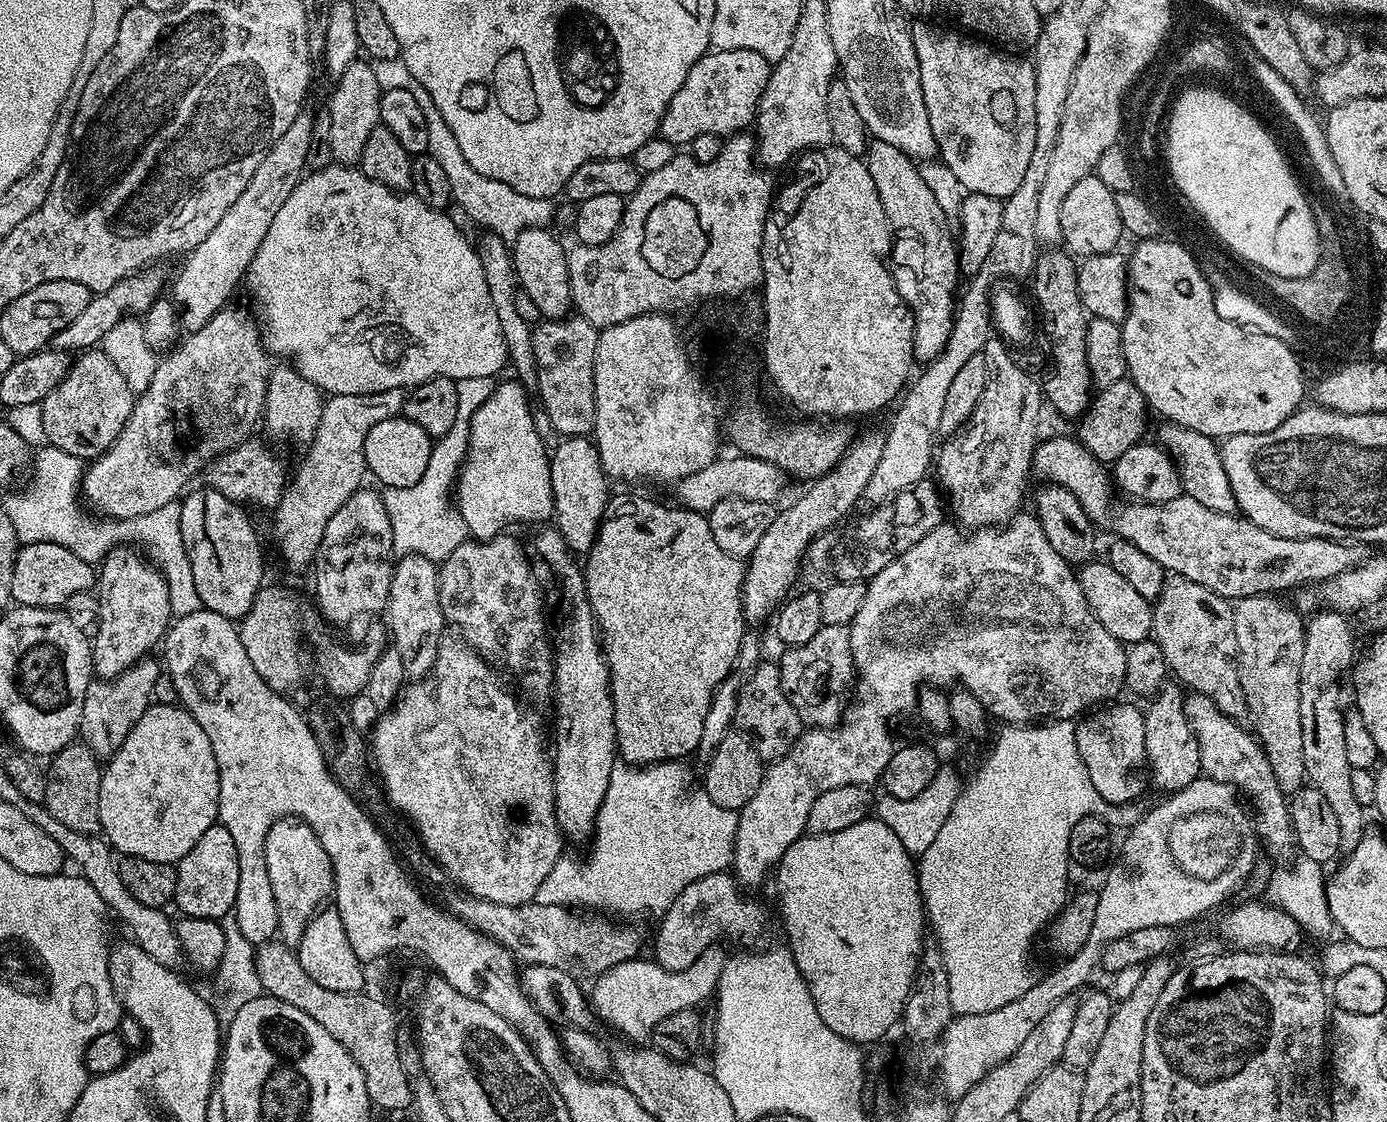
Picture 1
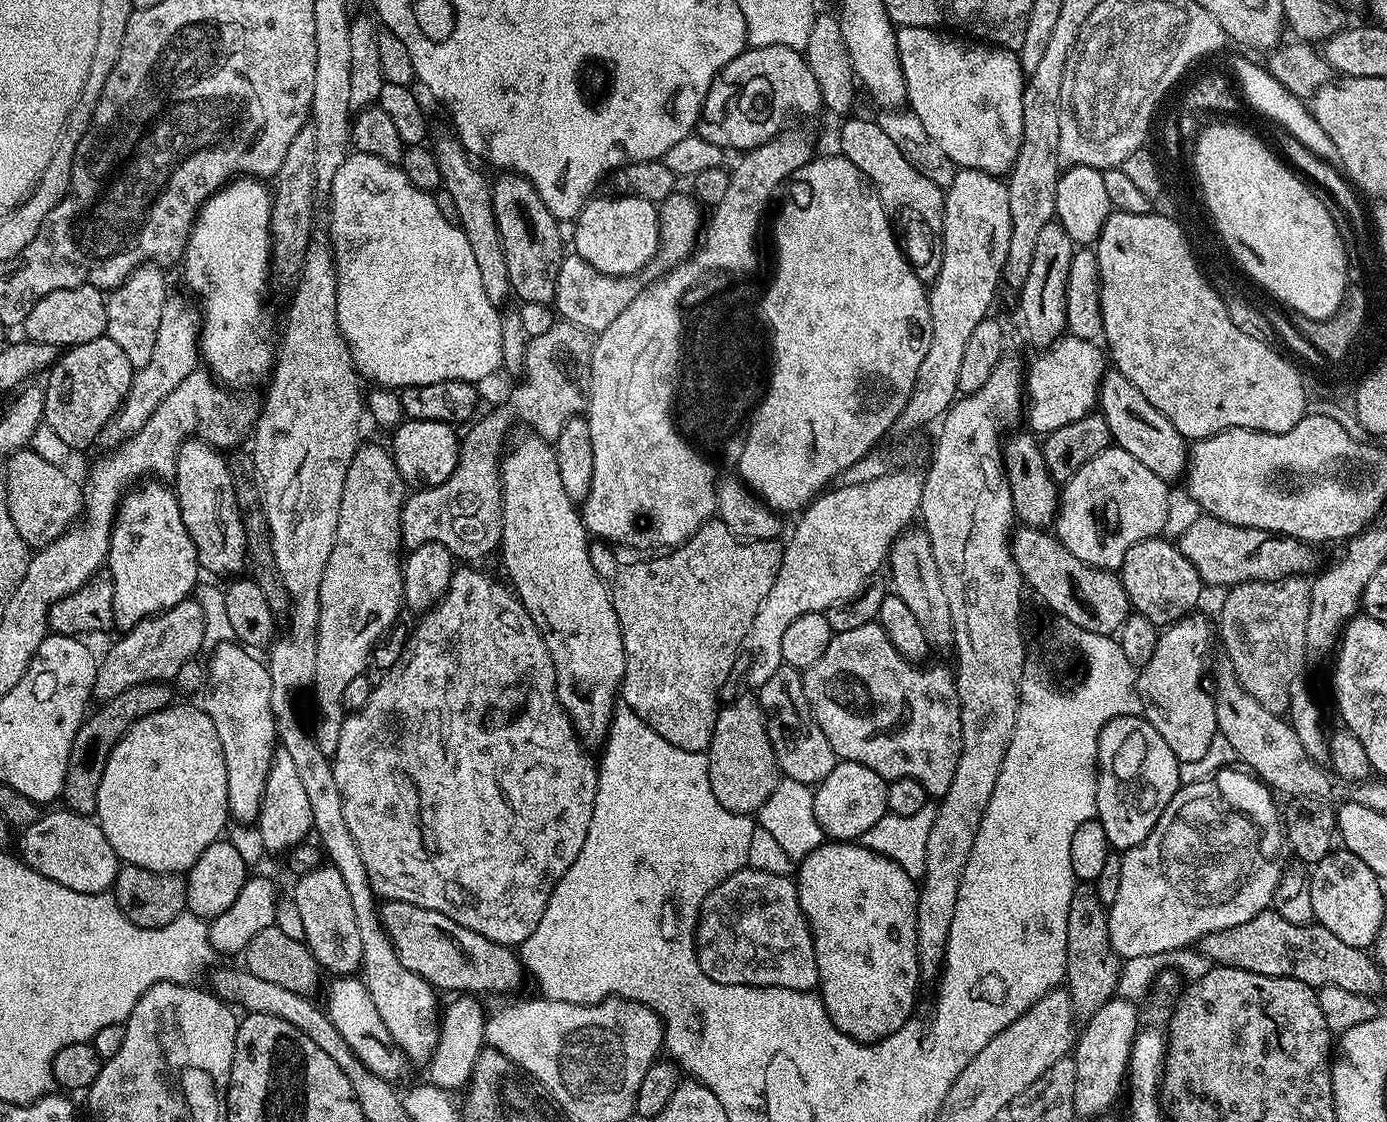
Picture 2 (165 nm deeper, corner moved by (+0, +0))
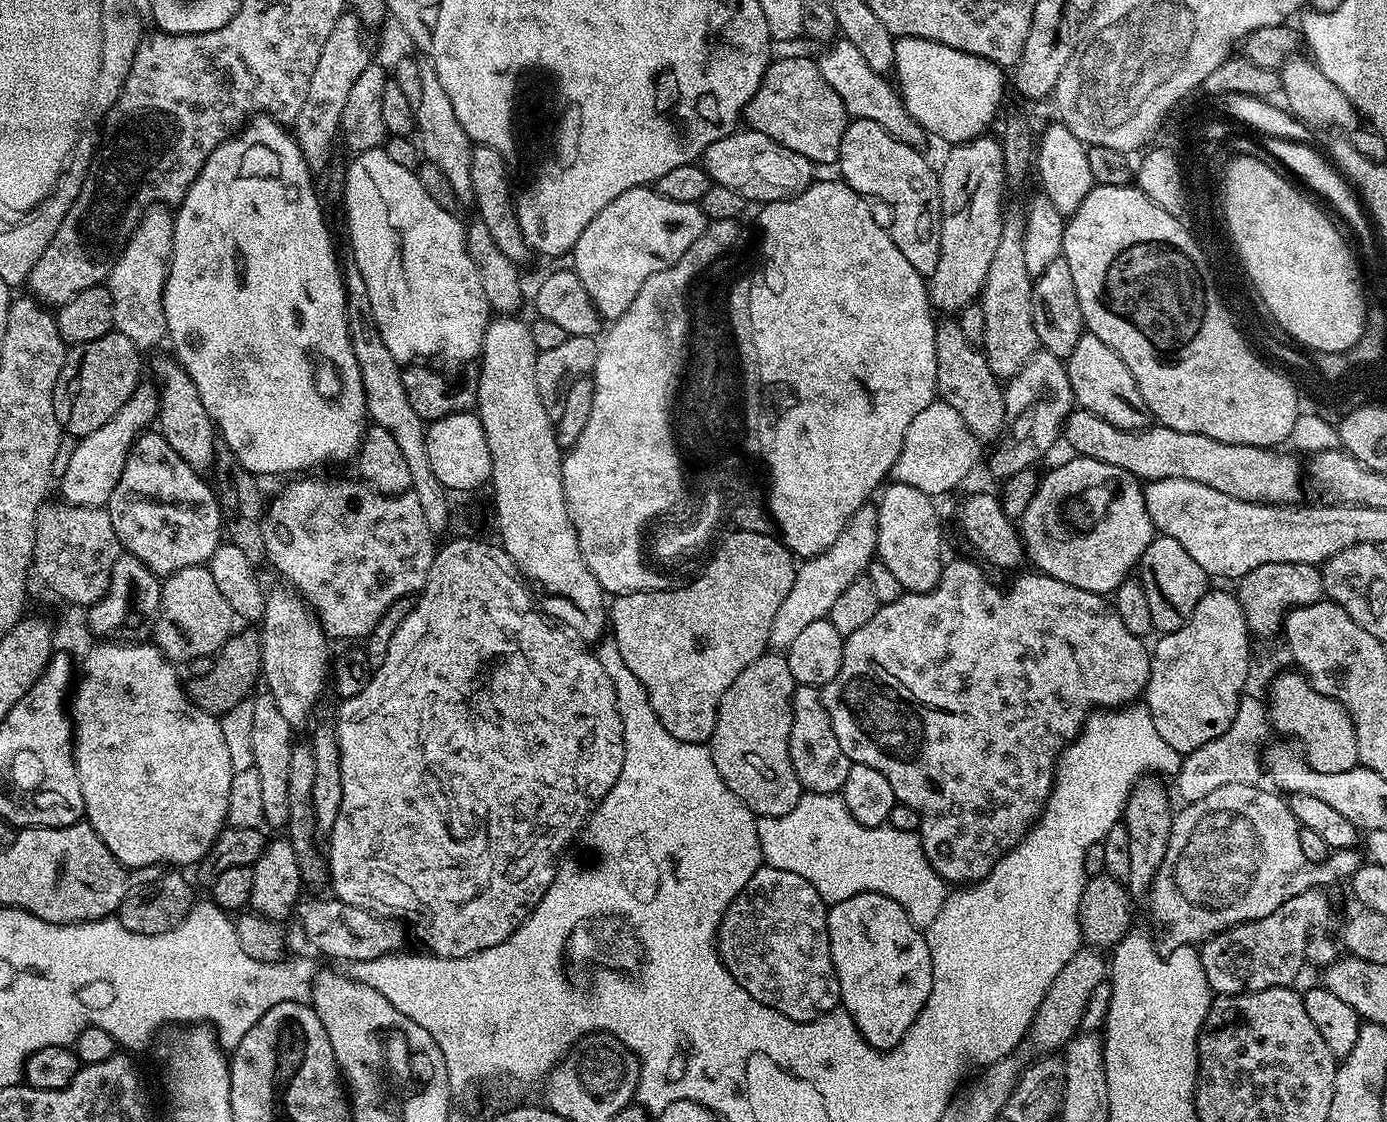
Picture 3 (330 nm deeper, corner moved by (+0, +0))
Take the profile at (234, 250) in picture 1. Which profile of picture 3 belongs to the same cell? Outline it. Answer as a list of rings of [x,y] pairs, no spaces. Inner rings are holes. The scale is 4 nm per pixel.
[[[141,382],[134,394],[122,402],[122,410],[118,410],[114,418],[102,422],[98,430],[77,439],[66,474],[58,480],[59,499],[63,503],[87,508],[107,505],[110,494],[114,494],[114,486],[118,486],[118,478],[122,478],[122,470],[126,466],[126,458],[132,453],[134,442],[151,425],[148,423],[151,420],[153,423],[160,415],[160,393],[157,385],[152,384]]]

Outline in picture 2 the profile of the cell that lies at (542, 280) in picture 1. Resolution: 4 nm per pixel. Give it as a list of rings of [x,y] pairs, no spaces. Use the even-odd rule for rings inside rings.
[[[507,170],[491,181],[494,218],[506,250],[506,270],[510,270],[510,286],[520,302],[552,304],[556,298],[558,270],[566,255],[566,246],[558,238],[558,224],[554,214],[542,202],[538,190],[525,176]]]

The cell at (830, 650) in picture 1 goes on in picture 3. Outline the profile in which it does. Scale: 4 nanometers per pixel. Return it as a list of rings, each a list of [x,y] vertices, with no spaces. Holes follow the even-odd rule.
[[[949,559],[945,563],[942,570],[941,578],[936,588],[926,593],[914,593],[905,591],[894,602],[889,604],[881,604],[878,614],[874,614],[874,618],[870,618],[870,622],[866,622],[866,626],[854,630],[854,634],[845,636],[844,649],[842,650],[842,666],[838,670],[838,674],[834,674],[834,678],[830,683],[820,688],[820,697],[826,706],[826,714],[830,714],[830,726],[834,726],[834,734],[838,734],[838,746],[842,746],[842,754],[846,754],[846,758],[853,764],[861,764],[862,766],[871,766],[872,769],[878,770],[878,774],[883,774],[886,782],[890,782],[890,790],[894,790],[897,801],[906,806],[910,806],[920,815],[919,838],[922,842],[922,850],[926,854],[926,858],[930,862],[930,866],[938,875],[952,886],[967,886],[973,882],[984,880],[990,874],[990,870],[999,860],[1012,851],[1021,840],[1027,836],[1032,825],[1040,819],[1040,815],[1044,813],[1044,807],[1048,801],[1048,796],[1052,793],[1052,783],[1054,781],[1054,773],[1058,768],[1058,761],[1065,748],[1080,735],[1084,724],[1087,722],[1090,713],[1093,710],[1115,710],[1125,707],[1133,702],[1141,699],[1144,687],[1148,684],[1150,678],[1150,655],[1149,645],[1144,645],[1145,641],[1141,637],[1130,634],[1130,630],[1126,630],[1126,625],[1122,623],[1122,618],[1116,613],[1115,607],[1111,603],[1108,604],[1103,595],[1090,590],[1078,590],[1078,586],[1070,586],[1066,582],[1058,582],[1058,578],[1053,576],[1045,576],[1039,571],[1031,570],[1025,576],[1020,576],[1013,582],[1009,588],[1000,589],[994,581],[988,580],[988,576],[979,568],[981,565],[975,559],[972,560],[952,560]]]

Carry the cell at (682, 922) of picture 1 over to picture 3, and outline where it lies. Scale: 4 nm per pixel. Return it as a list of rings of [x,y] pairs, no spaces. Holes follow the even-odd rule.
[[[762,866],[753,874],[750,882],[746,882],[743,892],[740,892],[730,902],[730,906],[726,910],[726,914],[716,931],[716,952],[720,955],[720,960],[726,966],[726,970],[730,970],[730,974],[738,982],[738,986],[742,986],[742,990],[746,990],[746,994],[750,994],[750,998],[754,998],[762,1006],[772,1008],[791,1020],[812,1022],[826,1012],[833,1012],[840,1004],[838,978],[832,970],[830,934],[828,933],[828,910],[829,905],[825,904],[824,899],[818,894],[818,890],[814,886],[810,886],[810,882],[806,882],[806,878],[798,878],[798,874],[790,874],[786,870]]]

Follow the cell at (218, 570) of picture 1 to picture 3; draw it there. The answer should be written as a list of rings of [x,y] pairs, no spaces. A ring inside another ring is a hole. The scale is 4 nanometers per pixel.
[[[171,355],[160,356],[152,364],[152,372],[158,379],[160,393],[160,415],[158,431],[170,447],[192,468],[197,470],[211,469],[216,459],[218,433],[206,406],[202,406],[202,398],[198,394],[198,386],[186,374],[179,360]],[[169,356],[169,357],[168,357]],[[160,424],[160,425],[159,425]]]

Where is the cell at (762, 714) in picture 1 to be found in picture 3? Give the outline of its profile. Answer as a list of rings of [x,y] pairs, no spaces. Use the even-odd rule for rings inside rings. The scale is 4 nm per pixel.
[[[797,684],[792,695],[792,725],[790,726],[790,762],[794,766],[794,774],[798,774],[801,789],[809,792],[839,793],[846,782],[846,774],[850,774],[853,763],[842,754],[842,746],[838,746],[838,734],[834,734],[834,726],[830,726],[830,714],[826,714],[826,706],[820,697],[820,688],[815,684]]]

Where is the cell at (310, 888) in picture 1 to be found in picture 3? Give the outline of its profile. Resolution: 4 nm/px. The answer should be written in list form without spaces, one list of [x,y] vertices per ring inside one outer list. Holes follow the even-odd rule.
[[[267,694],[258,696],[253,699],[254,724],[251,727],[251,745],[254,746],[254,764],[262,786],[263,823],[267,827],[283,829],[290,818],[290,797],[286,789],[289,782],[294,730],[290,722],[286,722],[285,716],[278,710],[278,702],[274,702],[272,696]]]

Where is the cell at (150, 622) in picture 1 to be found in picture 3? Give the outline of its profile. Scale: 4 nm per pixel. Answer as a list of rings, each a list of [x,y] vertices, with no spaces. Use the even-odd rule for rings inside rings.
[[[145,430],[134,442],[132,453],[126,458],[122,478],[110,494],[107,510],[110,522],[114,522],[114,534],[118,534],[120,547],[127,555],[138,558],[161,578],[190,566],[207,565],[214,550],[222,542],[221,501],[213,485],[203,480],[201,473],[192,468],[170,447],[170,442],[160,436],[159,431]]]

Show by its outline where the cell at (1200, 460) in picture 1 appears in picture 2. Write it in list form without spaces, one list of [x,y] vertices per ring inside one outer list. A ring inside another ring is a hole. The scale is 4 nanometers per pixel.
[[[1108,370],[1100,381],[1100,392],[1098,395],[1098,411],[1106,418],[1106,426],[1112,435],[1112,444],[1115,447],[1126,450],[1126,454],[1134,454],[1146,470],[1154,470],[1158,478],[1165,482],[1173,482],[1185,475],[1190,455],[1190,444],[1181,432],[1146,398],[1139,392],[1138,386],[1130,382],[1120,372]]]

